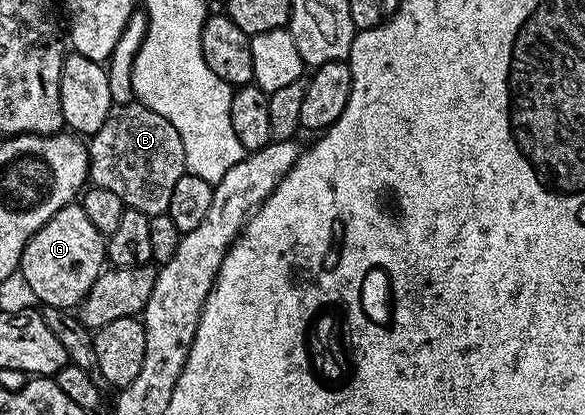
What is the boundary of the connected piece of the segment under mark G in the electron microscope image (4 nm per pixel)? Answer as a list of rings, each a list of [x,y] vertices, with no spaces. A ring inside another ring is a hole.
[[[73,202],[65,205],[25,245],[23,256],[19,262],[19,271],[21,272],[22,282],[31,290],[32,296],[36,300],[40,299],[40,304],[49,307],[62,307],[64,309],[78,308],[84,297],[93,289],[93,281],[105,269],[105,260],[107,259],[107,245],[105,237],[97,229],[93,229],[93,221],[85,217],[85,209],[78,203]]]

